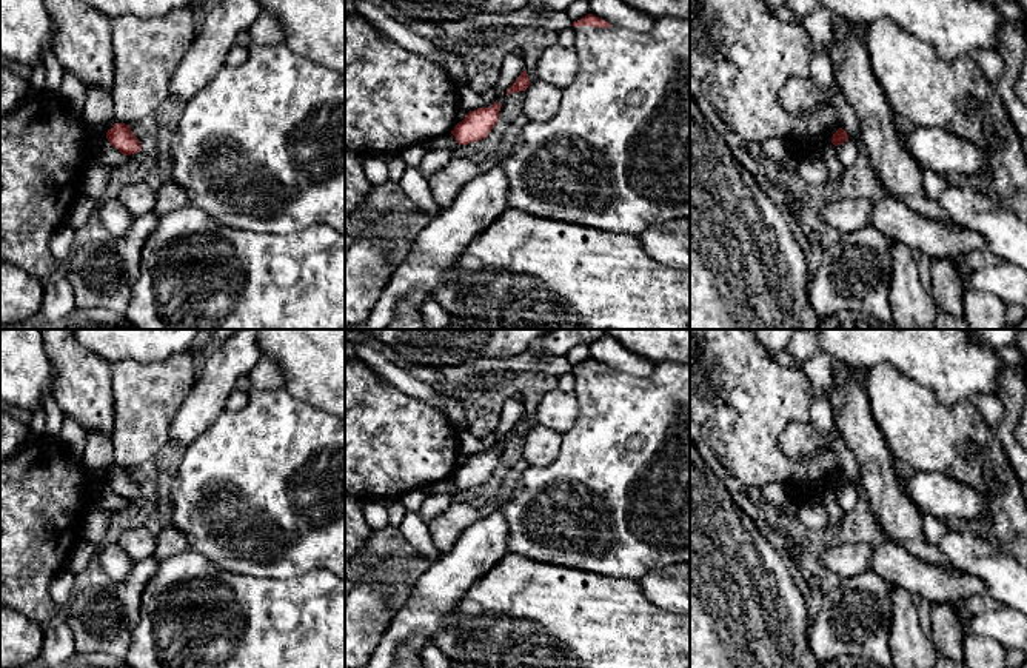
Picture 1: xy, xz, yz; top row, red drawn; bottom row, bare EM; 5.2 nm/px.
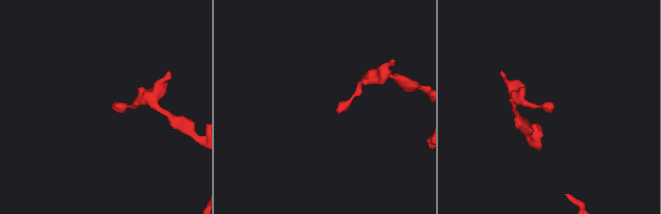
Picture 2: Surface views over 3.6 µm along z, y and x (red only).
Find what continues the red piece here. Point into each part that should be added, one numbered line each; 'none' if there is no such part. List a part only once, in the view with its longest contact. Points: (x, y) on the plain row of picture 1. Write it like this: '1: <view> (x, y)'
none

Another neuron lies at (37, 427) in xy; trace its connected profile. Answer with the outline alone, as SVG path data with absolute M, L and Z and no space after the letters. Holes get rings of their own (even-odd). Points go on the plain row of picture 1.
M35 409L31 414L29 429L34 436L43 436L46 429L46 414L43 409Z

